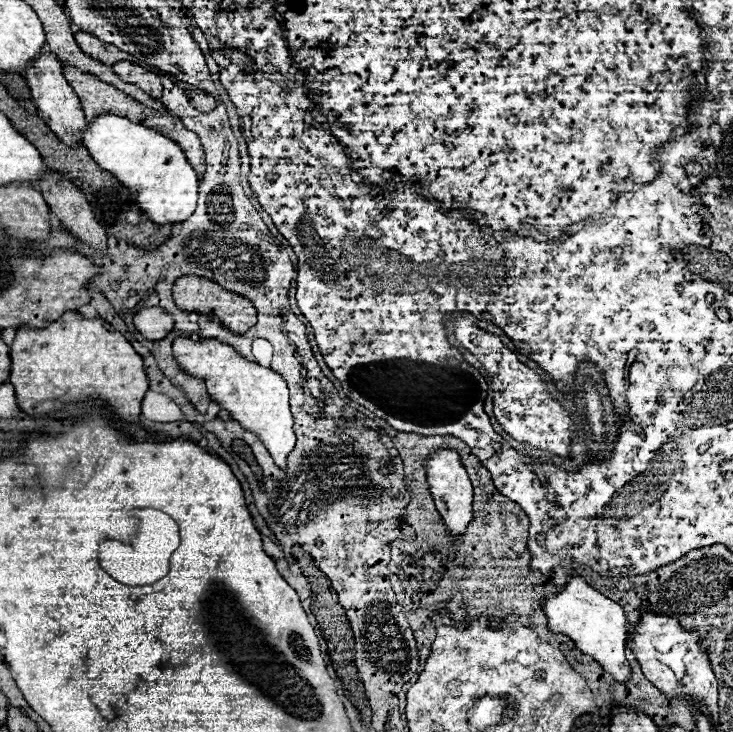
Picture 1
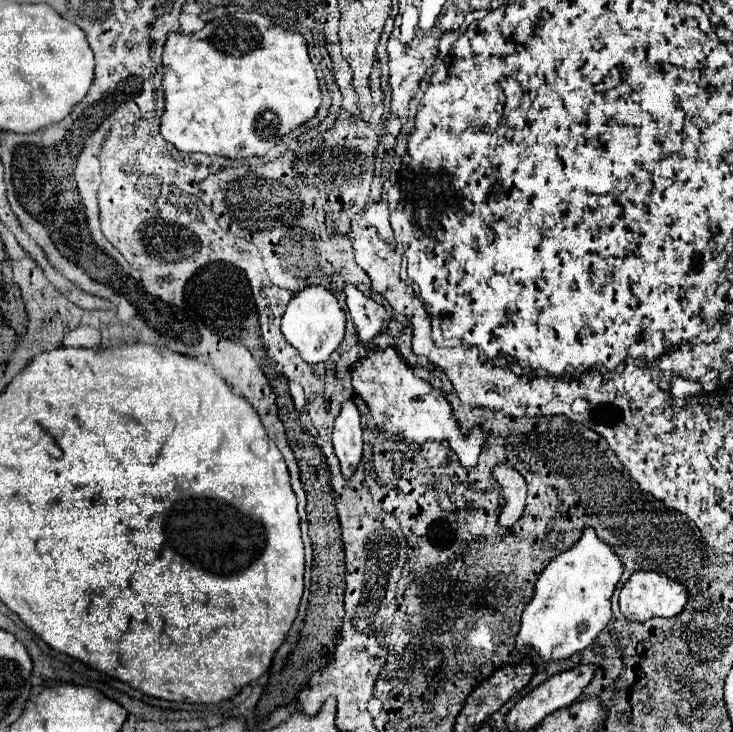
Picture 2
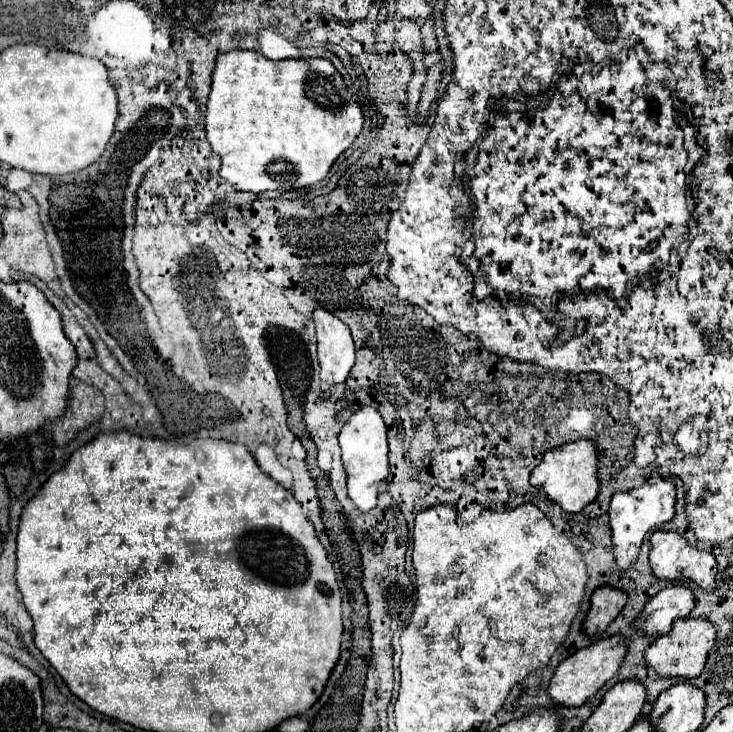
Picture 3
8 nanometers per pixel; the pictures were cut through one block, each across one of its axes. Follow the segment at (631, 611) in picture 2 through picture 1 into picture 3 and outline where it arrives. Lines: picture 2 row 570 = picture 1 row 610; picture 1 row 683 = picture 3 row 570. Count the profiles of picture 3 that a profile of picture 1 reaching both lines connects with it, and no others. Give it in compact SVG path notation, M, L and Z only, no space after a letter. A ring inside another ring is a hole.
M654 532L650 536L650 566L654 576L662 580L690 580L700 588L714 592L714 576L716 576L716 560L710 552L692 548L680 534L676 532Z

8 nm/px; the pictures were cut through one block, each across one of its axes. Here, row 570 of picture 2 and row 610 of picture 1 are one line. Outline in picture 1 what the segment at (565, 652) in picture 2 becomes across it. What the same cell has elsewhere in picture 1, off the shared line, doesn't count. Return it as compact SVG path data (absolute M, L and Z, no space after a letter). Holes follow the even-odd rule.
M570 576L566 586L556 592L556 594L548 594L542 600L542 610L548 618L548 630L556 632L556 634L566 634L572 642L576 642L576 648L582 654L592 656L606 672L610 672L618 682L626 682L630 678L630 664L626 660L626 636L628 636L628 620L624 616L624 610L620 604L616 604L614 600L606 598L604 594L600 594L596 588L592 588L590 584L584 582L582 576Z

